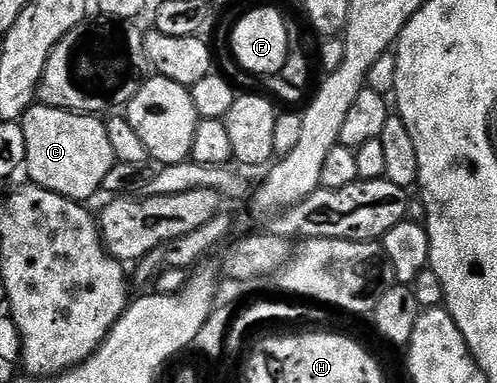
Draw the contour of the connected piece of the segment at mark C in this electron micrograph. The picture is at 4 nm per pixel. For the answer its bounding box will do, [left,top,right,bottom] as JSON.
[22,103,118,203]

